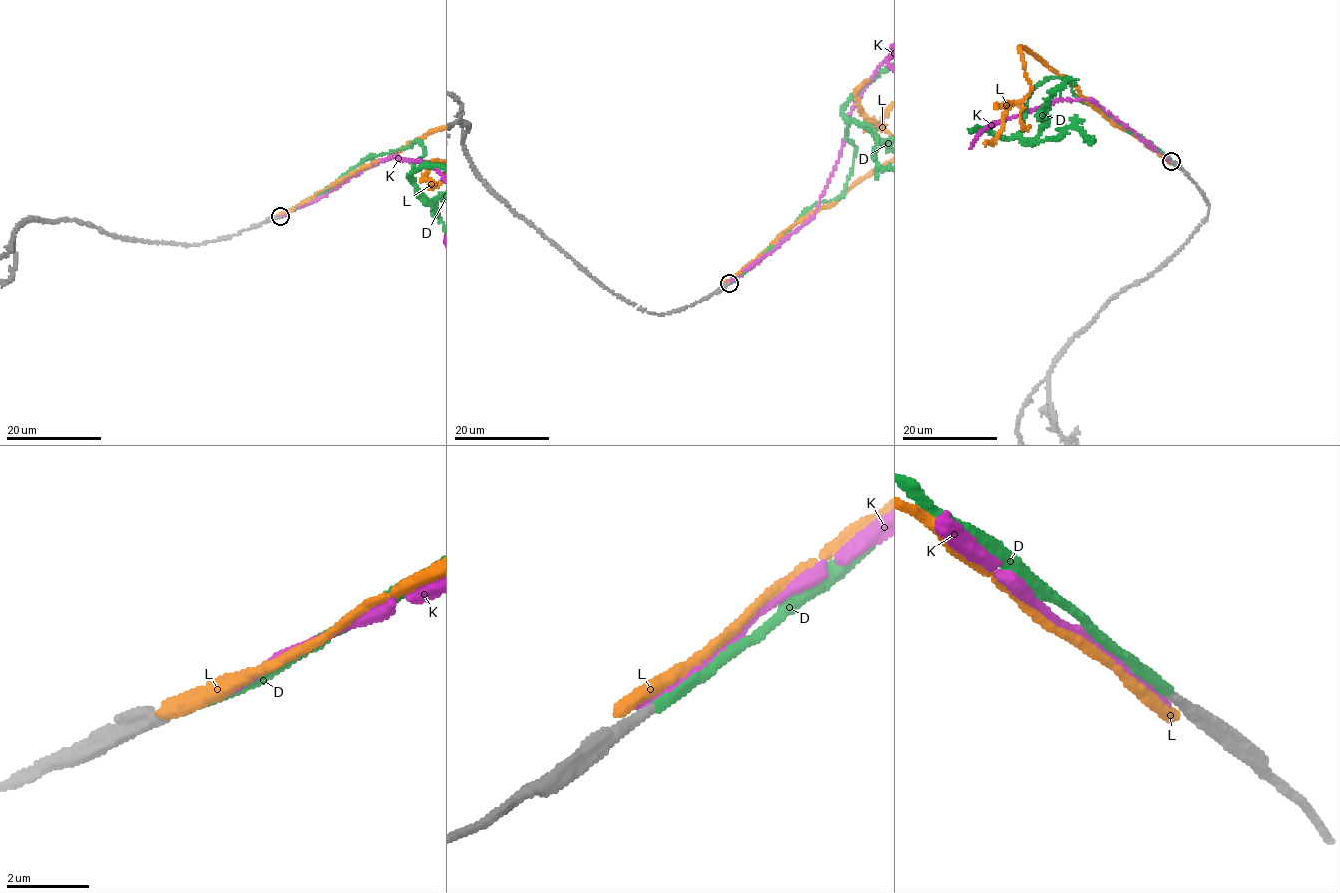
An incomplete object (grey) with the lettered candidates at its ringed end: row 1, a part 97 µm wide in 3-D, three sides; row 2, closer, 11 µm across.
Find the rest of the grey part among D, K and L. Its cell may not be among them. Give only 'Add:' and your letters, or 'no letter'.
Add: D

